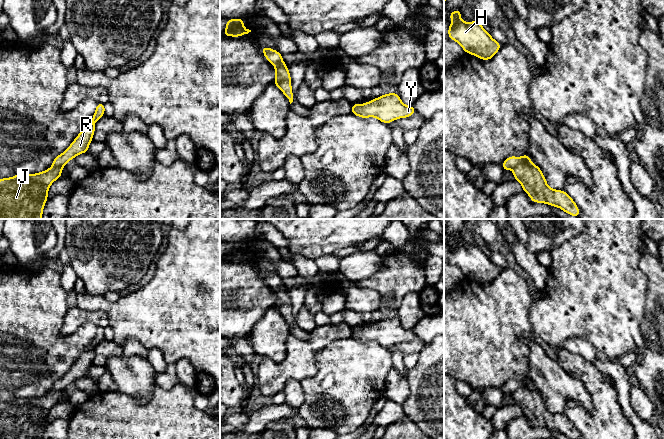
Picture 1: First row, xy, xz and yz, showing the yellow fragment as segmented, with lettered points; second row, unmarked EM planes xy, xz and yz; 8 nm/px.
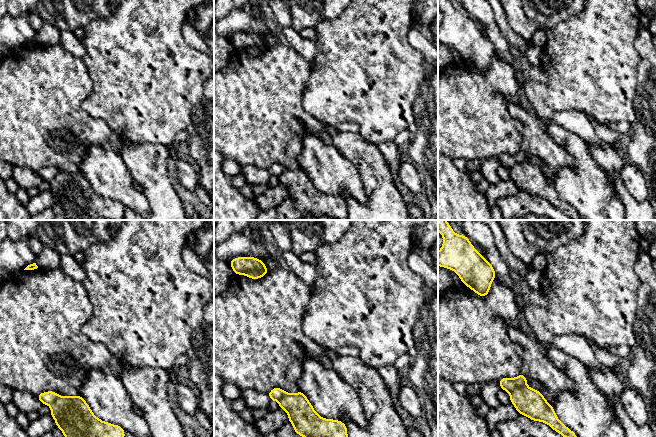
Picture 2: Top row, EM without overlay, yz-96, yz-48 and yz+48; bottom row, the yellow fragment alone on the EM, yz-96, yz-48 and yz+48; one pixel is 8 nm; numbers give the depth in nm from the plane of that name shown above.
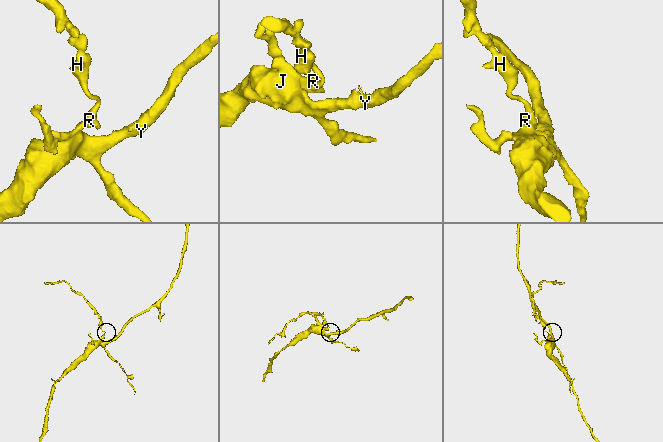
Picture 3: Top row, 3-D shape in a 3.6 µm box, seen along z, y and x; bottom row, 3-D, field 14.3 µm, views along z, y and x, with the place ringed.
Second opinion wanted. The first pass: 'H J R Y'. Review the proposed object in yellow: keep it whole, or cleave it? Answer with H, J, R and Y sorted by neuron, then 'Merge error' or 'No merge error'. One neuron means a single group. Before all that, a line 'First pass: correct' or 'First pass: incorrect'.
First pass: incorrect
Groups: H R / J Y. Merge error

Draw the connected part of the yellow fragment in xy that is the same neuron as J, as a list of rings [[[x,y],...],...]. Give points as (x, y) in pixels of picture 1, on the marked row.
[[[62,168],[0,179],[0,219],[42,219],[51,184],[61,178]]]

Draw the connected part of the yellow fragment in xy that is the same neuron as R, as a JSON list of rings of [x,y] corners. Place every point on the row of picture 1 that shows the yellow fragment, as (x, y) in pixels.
[[[97,103],[95,113],[91,119],[91,124],[84,130],[80,131],[70,146],[53,160],[53,167],[65,167],[68,161],[74,159],[77,155],[87,153],[89,144],[93,140],[95,133],[95,123],[105,114],[105,104]]]

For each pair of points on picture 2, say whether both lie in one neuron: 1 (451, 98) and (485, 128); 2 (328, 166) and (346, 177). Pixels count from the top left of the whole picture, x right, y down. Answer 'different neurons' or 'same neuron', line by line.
1: same neuron
2: same neuron

